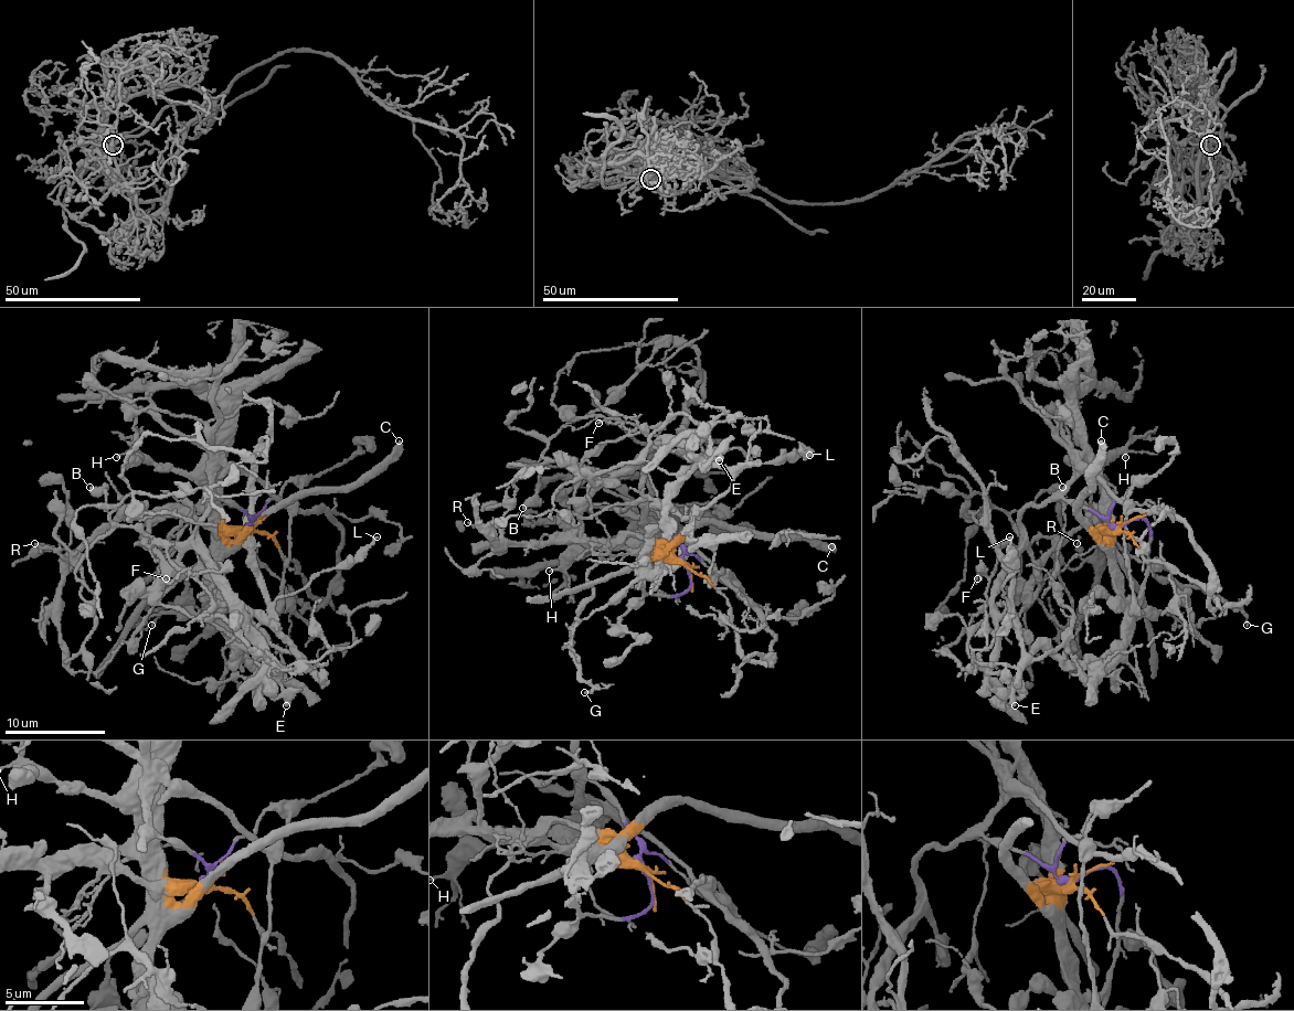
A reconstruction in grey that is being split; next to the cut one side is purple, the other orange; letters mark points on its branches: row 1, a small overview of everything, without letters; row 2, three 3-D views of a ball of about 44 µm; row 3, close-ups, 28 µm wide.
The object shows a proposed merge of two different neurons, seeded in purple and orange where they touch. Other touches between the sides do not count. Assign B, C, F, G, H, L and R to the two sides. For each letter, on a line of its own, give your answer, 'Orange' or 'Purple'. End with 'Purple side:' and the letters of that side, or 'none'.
B: Purple
C: Orange
F: Purple
G: Orange
H: Orange
L: Purple
R: Orange
Purple side: B, F, L

